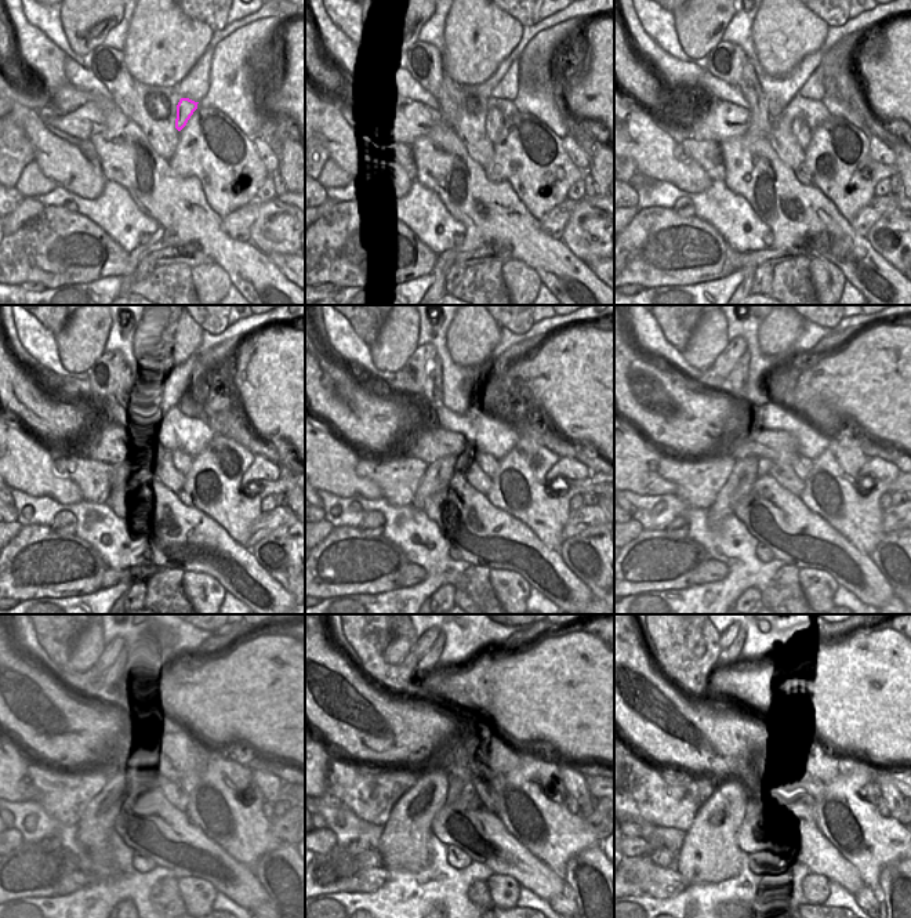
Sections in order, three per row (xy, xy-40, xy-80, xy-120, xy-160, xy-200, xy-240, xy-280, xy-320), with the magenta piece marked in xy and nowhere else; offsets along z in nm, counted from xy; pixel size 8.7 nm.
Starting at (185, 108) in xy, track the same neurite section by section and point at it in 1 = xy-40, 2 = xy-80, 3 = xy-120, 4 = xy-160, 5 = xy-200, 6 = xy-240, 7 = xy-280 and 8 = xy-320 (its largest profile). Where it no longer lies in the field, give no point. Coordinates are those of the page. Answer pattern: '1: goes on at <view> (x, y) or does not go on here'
1: goes on at xy-40 (493, 123)
2: goes on at xy-80 (801, 130)
3: goes on at xy-120 (182, 461)
4: goes on at xy-160 (489, 464)
5: goes on at xy-200 (801, 464)
6: goes on at xy-240 (189, 780)
7: goes on at xy-280 (500, 780)
8: goes on at xy-320 (812, 788)

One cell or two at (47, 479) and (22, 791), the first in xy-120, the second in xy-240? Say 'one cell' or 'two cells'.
one cell

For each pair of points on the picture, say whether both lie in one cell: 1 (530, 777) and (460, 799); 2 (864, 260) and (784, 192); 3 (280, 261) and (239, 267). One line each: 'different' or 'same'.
1: different
2: same
3: different

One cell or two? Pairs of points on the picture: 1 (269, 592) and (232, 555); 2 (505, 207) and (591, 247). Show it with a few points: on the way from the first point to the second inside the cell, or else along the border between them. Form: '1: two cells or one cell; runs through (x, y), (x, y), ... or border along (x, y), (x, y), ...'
1: one cell; runs through (260, 583), (242, 565)
2: two cells; border along (559, 239), (584, 261)

